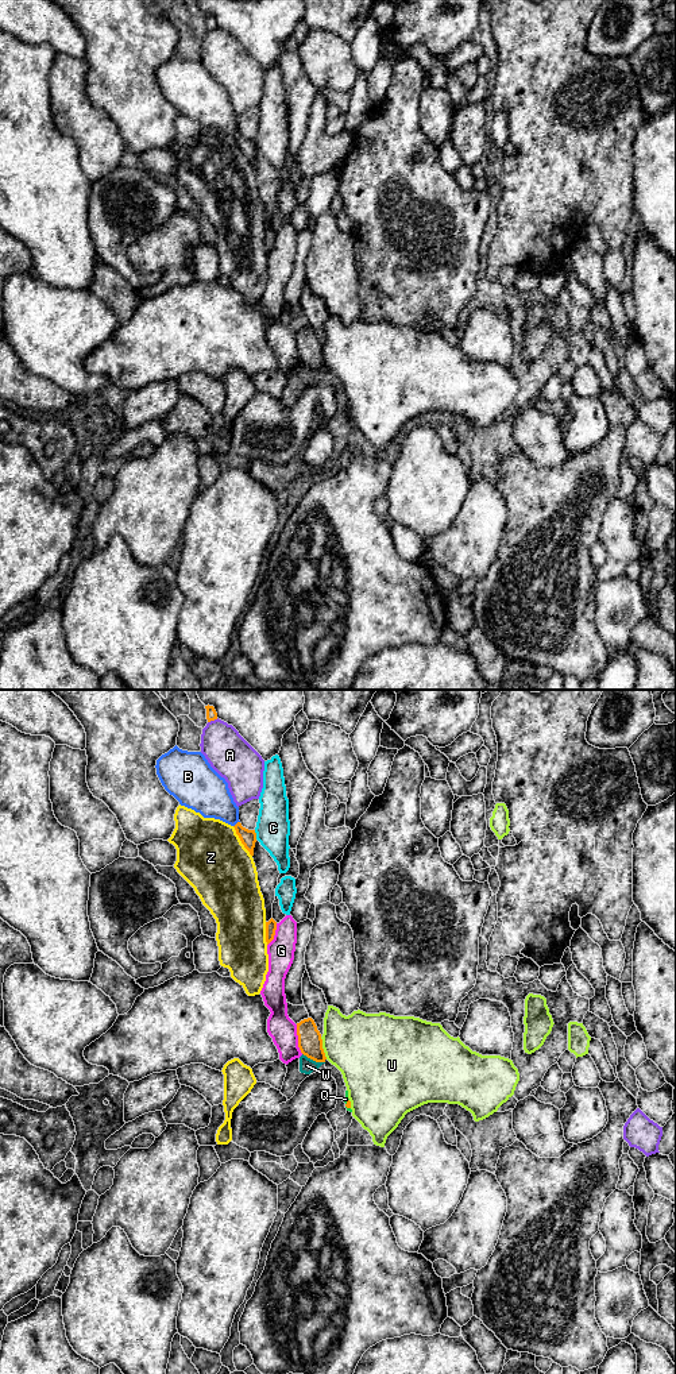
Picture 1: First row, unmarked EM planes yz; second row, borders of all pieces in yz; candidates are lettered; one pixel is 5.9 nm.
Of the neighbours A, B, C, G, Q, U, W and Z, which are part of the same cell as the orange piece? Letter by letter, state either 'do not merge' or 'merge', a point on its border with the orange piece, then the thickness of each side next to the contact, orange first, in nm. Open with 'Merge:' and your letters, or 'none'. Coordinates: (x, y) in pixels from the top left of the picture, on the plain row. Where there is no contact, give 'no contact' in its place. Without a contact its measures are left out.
Merge: none
A: do not merge | yz (212, 29) | 60/260 nm
B: do not merge | yz (236, 132) | 100/260 nm
C: do not merge | yz (255, 143) | 100/200 nm
G: do not merge | yz (298, 348) | 140/160 nm
Q: do not merge | yz (346, 413) | 30/20 nm
U: do not merge | yz (321, 356) | 140/400 nm
W: do not merge | yz (313, 369) | 140/90 nm
Z: do not merge | yz (240, 149) | 100/400 nm

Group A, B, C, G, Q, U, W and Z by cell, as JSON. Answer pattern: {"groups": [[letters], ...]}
{"groups": [["A"], ["B"], ["C"], ["G"], ["Q", "W"], ["U"], ["Z"]]}

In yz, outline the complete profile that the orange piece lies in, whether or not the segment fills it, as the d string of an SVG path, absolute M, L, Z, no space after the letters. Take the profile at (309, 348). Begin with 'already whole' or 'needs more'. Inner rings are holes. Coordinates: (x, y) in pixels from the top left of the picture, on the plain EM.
already whole; M312 327L297 332L298 356L304 364L316 370L325 371L321 343Z

